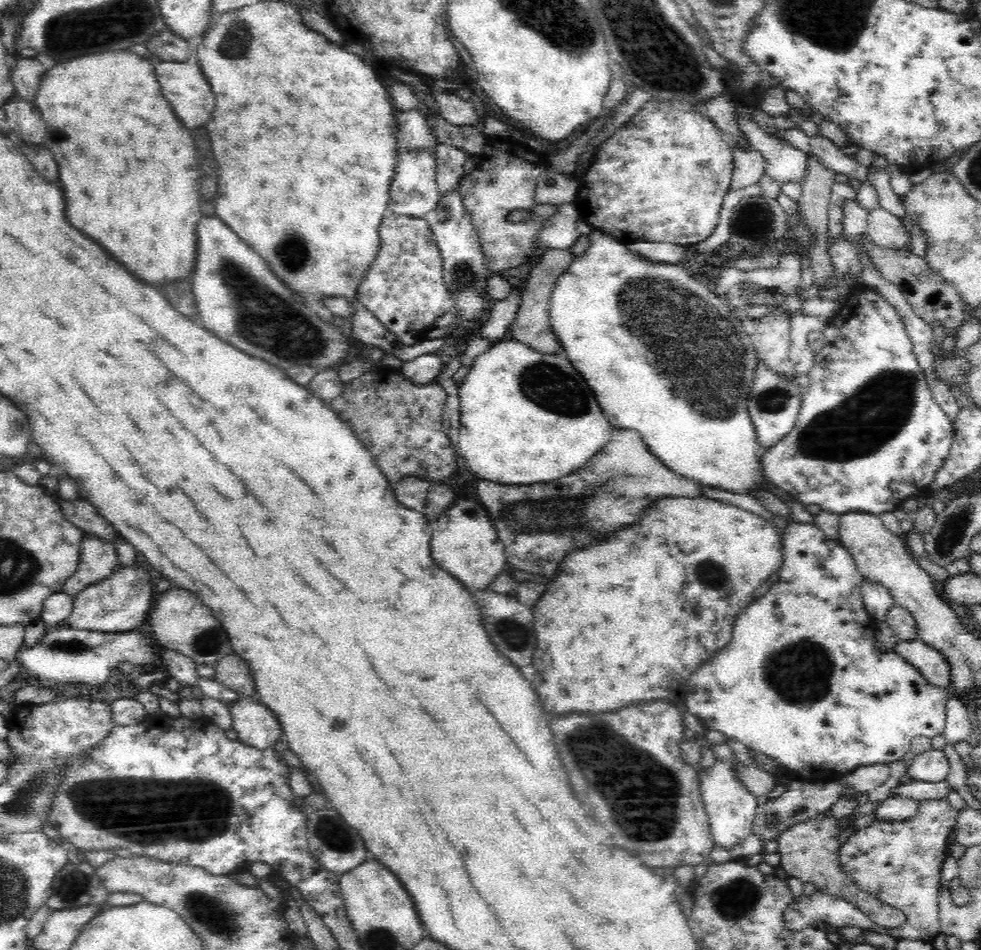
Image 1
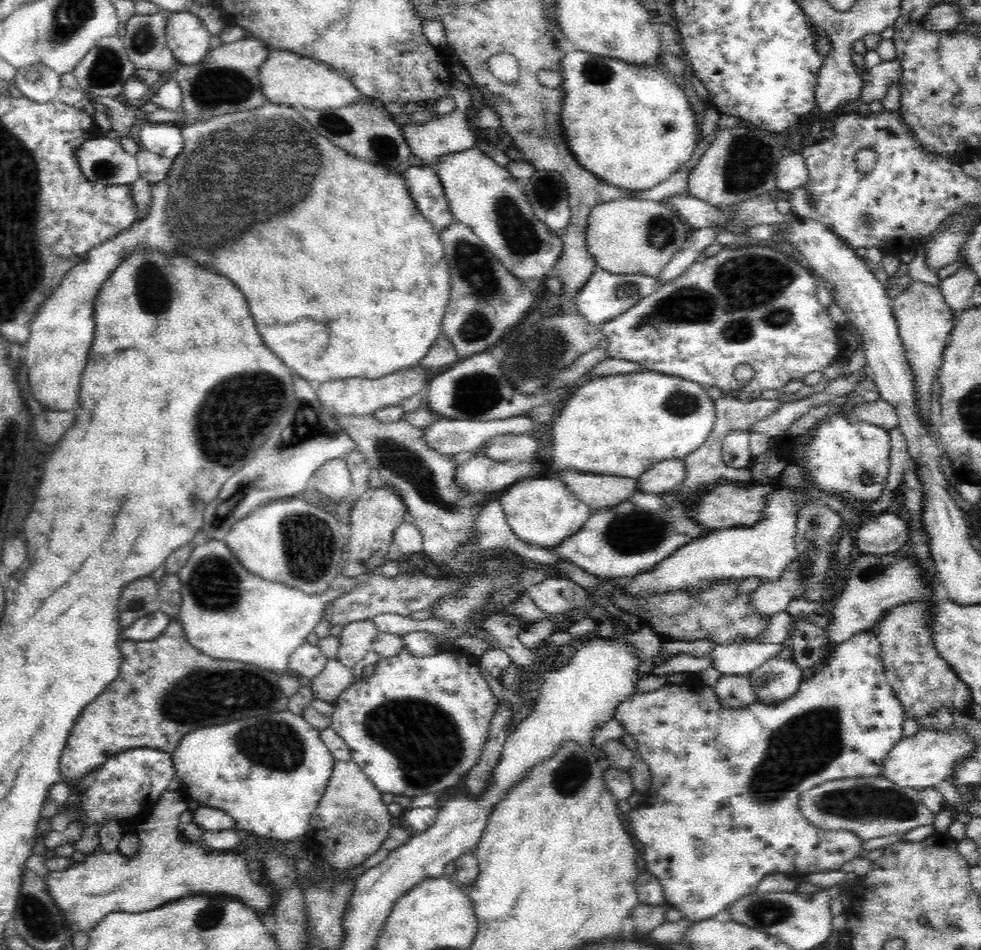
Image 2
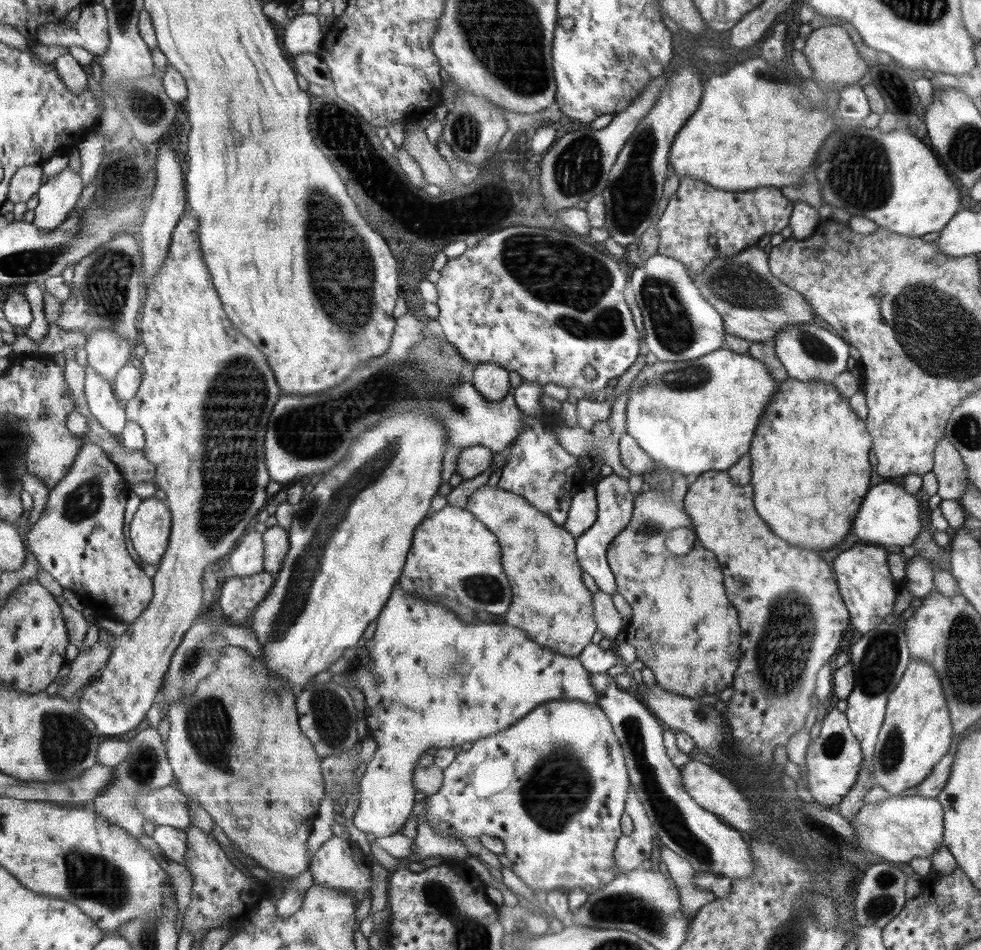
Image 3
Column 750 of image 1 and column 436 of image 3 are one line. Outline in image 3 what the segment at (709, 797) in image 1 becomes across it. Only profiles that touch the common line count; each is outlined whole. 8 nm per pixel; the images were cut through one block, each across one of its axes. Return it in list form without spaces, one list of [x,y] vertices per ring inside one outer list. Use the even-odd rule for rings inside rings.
[[[574,699],[548,701],[534,708],[508,728],[492,736],[479,738],[473,742],[472,748],[468,751],[462,750],[458,753],[454,761],[443,771],[441,790],[432,796],[423,796],[428,798],[427,813],[424,813],[424,816],[428,819],[430,828],[440,836],[445,836],[448,833],[450,836],[456,836],[456,838],[479,838],[479,836],[488,835],[500,839],[505,844],[503,853],[512,862],[512,872],[515,872],[516,876],[520,877],[520,880],[534,892],[542,890],[550,893],[555,889],[573,891],[575,888],[581,888],[589,895],[614,880],[618,874],[614,851],[618,839],[623,835],[621,832],[621,818],[625,813],[625,800],[630,784],[620,743],[604,711],[598,705]]]

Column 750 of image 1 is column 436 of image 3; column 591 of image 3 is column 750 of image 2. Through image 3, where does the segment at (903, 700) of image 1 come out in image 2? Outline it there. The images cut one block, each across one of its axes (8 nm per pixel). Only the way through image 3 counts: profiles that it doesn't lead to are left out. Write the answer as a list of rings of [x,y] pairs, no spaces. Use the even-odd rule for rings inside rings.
[[[747,674],[720,675],[713,689],[724,708],[745,707],[757,703],[756,691]]]

